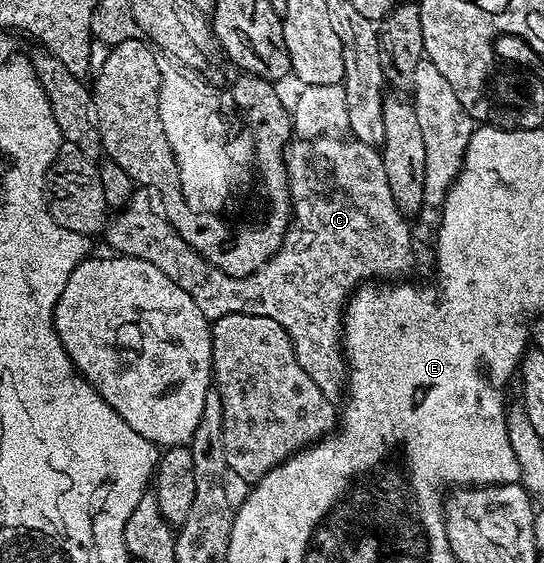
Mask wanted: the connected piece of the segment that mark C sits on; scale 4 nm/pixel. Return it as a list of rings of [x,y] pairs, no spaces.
[[[353,137],[298,139],[289,144],[288,155],[291,160],[294,158],[294,165],[292,161],[293,219],[290,226],[286,228],[286,242],[265,265],[256,269],[256,273],[252,273],[248,277],[240,277],[239,279],[228,277],[228,273],[220,273],[220,269],[216,269],[208,261],[204,261],[204,257],[200,257],[192,249],[176,245],[172,241],[170,230],[165,227],[165,220],[161,220],[156,214],[152,214],[150,207],[140,201],[130,201],[130,204],[115,219],[113,216],[107,222],[104,228],[104,240],[106,239],[107,245],[114,250],[111,252],[127,259],[143,259],[152,265],[156,265],[164,273],[168,273],[168,277],[172,277],[172,281],[176,281],[176,285],[180,285],[180,289],[184,289],[184,293],[188,293],[188,297],[192,297],[192,301],[196,301],[196,305],[200,305],[200,313],[204,313],[206,319],[213,321],[220,317],[228,317],[232,313],[248,313],[256,317],[272,317],[272,321],[280,321],[280,325],[288,333],[290,340],[294,342],[294,356],[300,361],[300,369],[304,369],[304,373],[308,373],[308,377],[312,377],[312,381],[316,381],[316,389],[320,389],[331,401],[334,401],[337,400],[338,394],[340,394],[339,396],[343,394],[344,380],[348,375],[348,364],[344,358],[344,348],[342,346],[342,320],[346,304],[350,302],[350,296],[367,281],[377,280],[374,279],[377,275],[404,274],[414,263],[414,243],[410,240],[410,227],[406,224],[406,219],[402,216],[397,201],[394,200],[395,188],[388,185],[388,177],[384,173],[382,152],[378,147],[369,147],[367,143],[361,143],[360,140]]]

